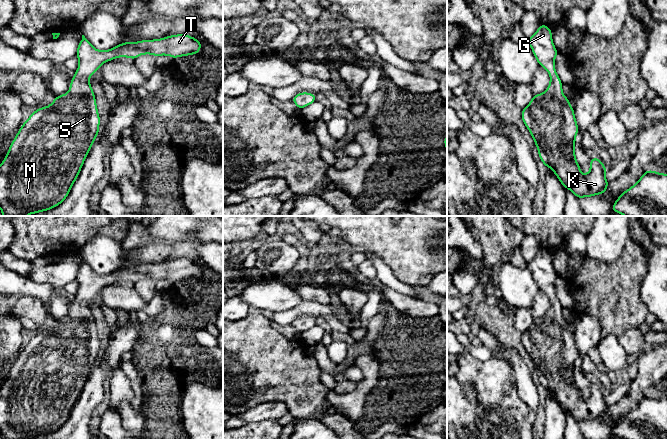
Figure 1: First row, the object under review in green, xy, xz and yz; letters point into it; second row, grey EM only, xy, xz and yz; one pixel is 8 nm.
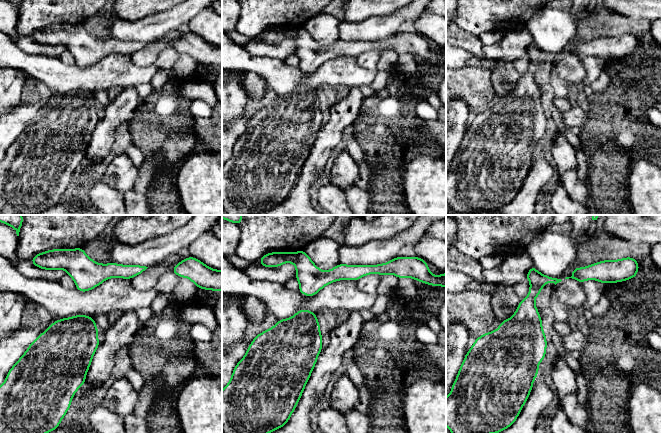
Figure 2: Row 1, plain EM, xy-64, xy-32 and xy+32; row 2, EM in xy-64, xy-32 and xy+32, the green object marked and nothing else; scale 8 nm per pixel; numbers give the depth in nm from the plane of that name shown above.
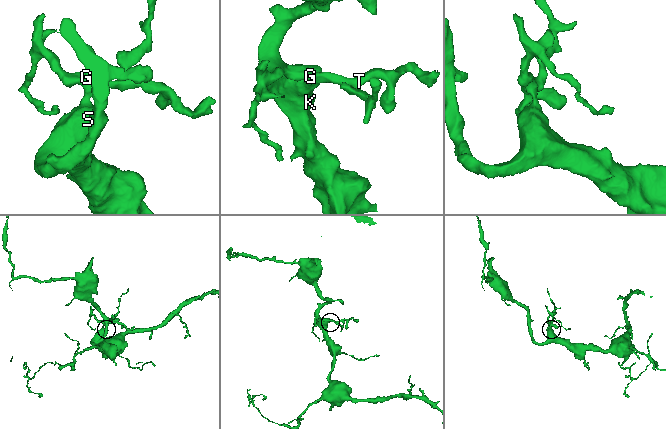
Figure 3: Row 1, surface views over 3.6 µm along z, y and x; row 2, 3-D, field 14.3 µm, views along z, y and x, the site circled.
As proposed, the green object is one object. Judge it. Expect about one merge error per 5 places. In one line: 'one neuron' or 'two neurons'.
one neuron

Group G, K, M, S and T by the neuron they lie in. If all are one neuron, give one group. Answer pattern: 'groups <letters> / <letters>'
groups G K M S T

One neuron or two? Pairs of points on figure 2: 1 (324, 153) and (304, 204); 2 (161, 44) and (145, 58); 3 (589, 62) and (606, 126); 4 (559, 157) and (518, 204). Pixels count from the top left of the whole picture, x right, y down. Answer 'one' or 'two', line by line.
1: one
2: one
3: two
4: two

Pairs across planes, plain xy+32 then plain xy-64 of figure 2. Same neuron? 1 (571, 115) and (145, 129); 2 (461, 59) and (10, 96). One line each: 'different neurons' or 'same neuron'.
1: different neurons
2: different neurons

